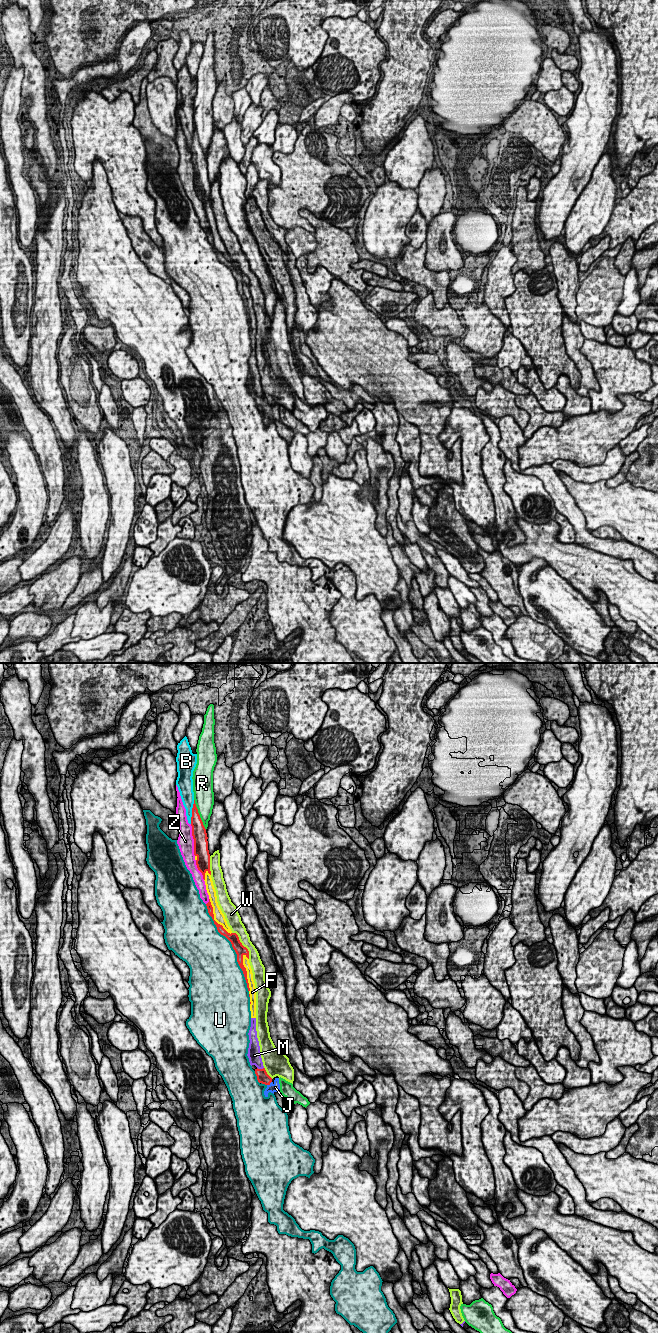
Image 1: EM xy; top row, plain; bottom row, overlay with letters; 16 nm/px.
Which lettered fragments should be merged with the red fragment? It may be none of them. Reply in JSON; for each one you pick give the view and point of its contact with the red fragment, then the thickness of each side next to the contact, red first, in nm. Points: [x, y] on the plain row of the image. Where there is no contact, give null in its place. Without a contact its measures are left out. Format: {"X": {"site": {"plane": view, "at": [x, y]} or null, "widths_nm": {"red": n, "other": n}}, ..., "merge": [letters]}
{"J": {"site": {"plane": "xy", "at": [269, 411]}, "widths_nm": {"red": 190, "other": 140}}, "merge": ["J"]}

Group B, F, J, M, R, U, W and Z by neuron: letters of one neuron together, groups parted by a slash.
B / F M / J / R / U / W / Z

